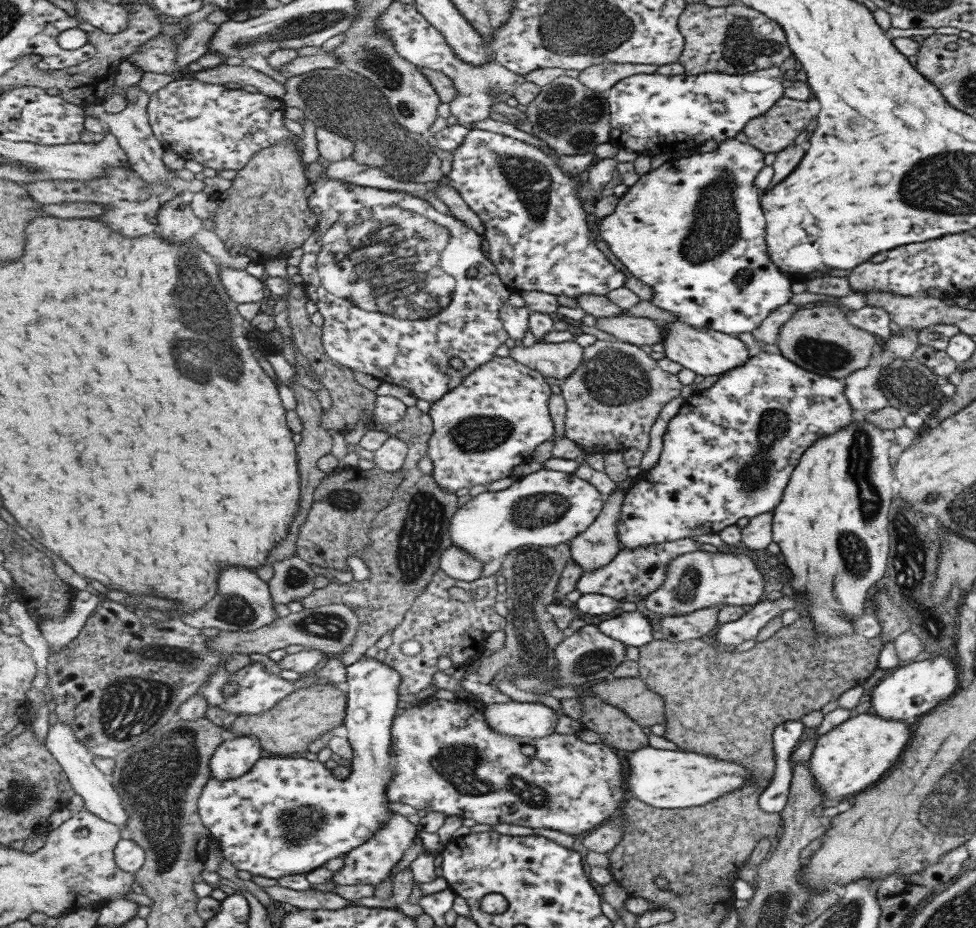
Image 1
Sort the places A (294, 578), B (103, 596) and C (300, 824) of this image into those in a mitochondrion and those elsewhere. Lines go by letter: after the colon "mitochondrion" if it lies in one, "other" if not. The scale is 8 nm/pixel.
A: mitochondrion
B: other
C: mitochondrion

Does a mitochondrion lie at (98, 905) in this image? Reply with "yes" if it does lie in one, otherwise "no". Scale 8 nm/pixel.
no

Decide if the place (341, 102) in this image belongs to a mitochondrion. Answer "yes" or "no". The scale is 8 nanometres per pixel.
yes

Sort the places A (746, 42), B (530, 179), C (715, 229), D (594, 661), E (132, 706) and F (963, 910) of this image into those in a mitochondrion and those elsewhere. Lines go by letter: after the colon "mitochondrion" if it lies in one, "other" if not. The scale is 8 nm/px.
A: mitochondrion
B: mitochondrion
C: mitochondrion
D: mitochondrion
E: mitochondrion
F: mitochondrion

